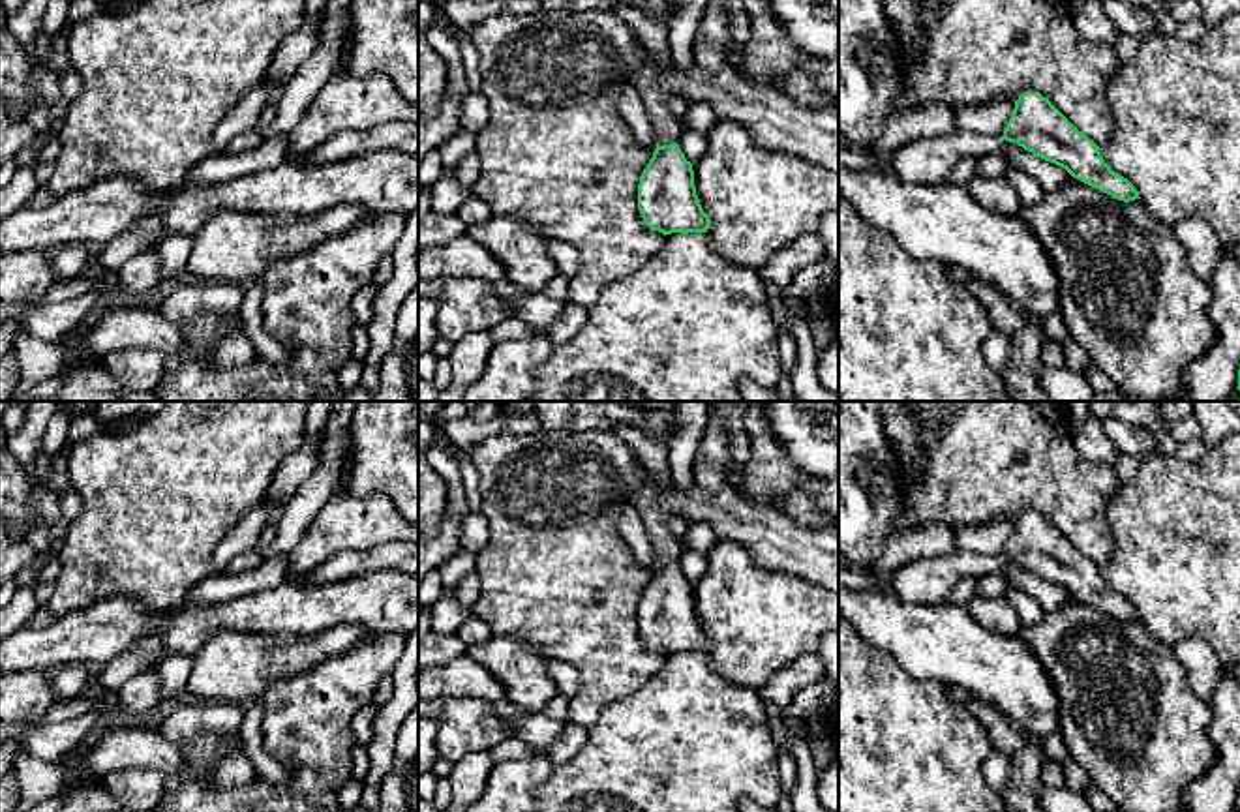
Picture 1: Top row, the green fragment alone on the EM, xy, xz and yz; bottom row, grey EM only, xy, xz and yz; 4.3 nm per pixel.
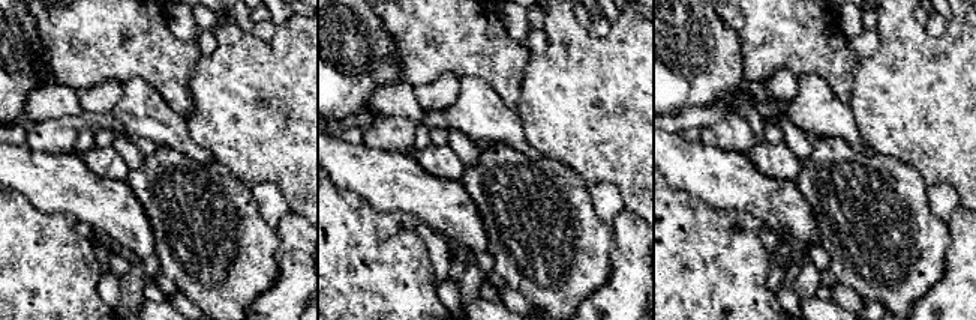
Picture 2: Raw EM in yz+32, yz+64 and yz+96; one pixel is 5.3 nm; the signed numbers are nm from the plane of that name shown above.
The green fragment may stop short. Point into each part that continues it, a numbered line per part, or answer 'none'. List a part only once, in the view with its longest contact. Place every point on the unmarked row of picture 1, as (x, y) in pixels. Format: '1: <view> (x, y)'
1: xz (777, 542)

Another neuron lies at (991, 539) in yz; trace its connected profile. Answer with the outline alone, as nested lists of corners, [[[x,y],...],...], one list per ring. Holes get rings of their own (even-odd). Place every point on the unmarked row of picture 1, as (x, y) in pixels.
[[[996,519],[977,527],[962,527],[957,531],[957,549],[992,557],[1004,555],[1013,529],[1015,523],[1009,519]]]

